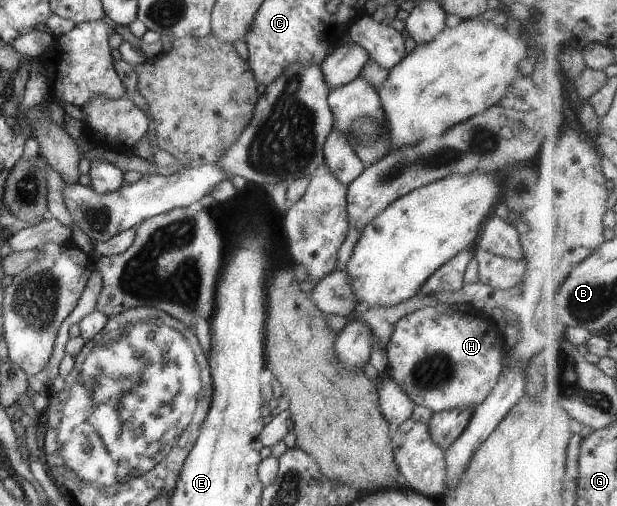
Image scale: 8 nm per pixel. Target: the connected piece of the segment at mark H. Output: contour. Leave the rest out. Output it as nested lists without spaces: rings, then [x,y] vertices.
[[[437,303],[436,306],[427,306],[421,308],[420,310],[415,310],[405,316],[401,316],[395,324],[393,324],[393,330],[389,340],[387,340],[387,345],[385,346],[387,370],[386,376],[389,376],[405,394],[407,398],[413,402],[414,405],[421,405],[430,408],[431,412],[439,412],[441,410],[451,410],[453,408],[471,408],[473,409],[489,392],[497,379],[499,378],[499,373],[501,372],[501,360],[506,353],[506,347],[503,345],[504,333],[498,328],[495,321],[488,316],[488,313],[481,311],[474,311],[473,306],[465,303]]]

